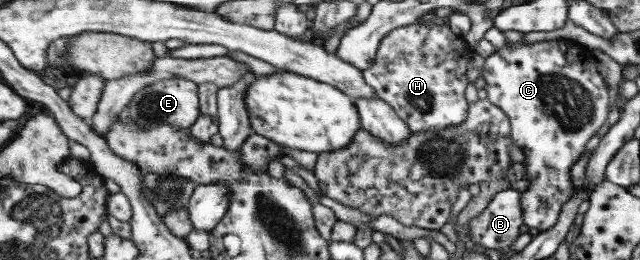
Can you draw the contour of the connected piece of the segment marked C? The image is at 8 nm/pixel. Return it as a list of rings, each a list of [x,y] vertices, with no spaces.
[[[564,39],[503,46],[486,58],[482,77],[486,82],[487,98],[509,115],[513,141],[524,154],[522,179],[528,180],[529,185],[521,193],[523,223],[537,231],[551,229],[573,191],[569,174],[571,166],[583,154],[585,143],[607,120],[607,89],[594,66],[593,56],[587,46]]]

